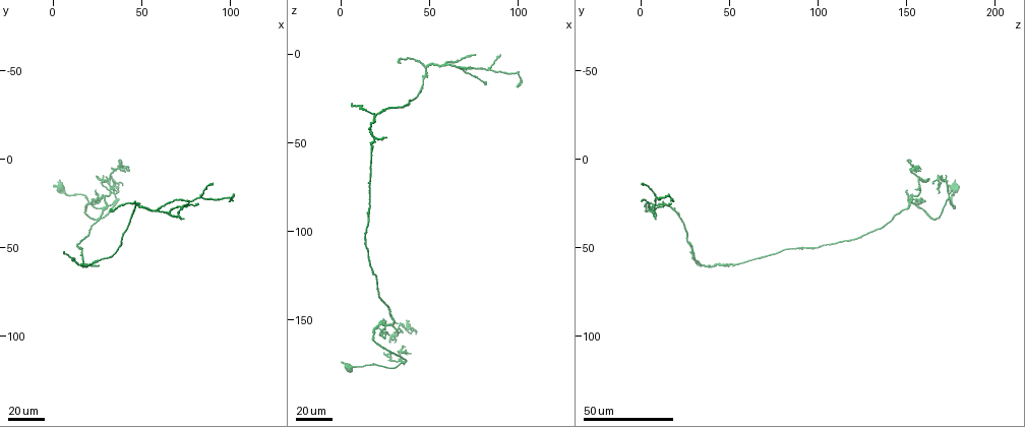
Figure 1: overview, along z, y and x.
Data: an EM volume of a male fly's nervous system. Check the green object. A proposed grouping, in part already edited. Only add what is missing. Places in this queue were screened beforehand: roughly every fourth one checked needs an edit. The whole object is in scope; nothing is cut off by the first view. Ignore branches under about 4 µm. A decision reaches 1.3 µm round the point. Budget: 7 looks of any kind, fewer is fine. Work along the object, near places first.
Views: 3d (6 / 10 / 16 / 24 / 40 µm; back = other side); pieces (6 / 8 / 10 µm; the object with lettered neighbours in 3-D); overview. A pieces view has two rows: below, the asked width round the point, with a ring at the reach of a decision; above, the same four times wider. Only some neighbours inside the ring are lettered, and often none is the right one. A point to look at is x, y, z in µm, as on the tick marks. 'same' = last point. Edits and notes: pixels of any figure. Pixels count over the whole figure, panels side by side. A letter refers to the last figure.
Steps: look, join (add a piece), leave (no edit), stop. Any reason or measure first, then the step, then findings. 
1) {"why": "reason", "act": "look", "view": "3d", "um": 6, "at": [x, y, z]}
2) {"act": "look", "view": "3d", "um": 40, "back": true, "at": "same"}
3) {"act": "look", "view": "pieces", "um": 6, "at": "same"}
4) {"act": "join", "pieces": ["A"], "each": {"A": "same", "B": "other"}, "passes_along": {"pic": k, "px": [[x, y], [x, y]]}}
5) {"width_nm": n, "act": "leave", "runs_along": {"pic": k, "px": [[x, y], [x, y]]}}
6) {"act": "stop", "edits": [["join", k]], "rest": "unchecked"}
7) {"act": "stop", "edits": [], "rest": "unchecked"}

{"why": "long arm stops here", "act": "look", "view": "3d", "um": 24, "at": [99, 25, 19]}

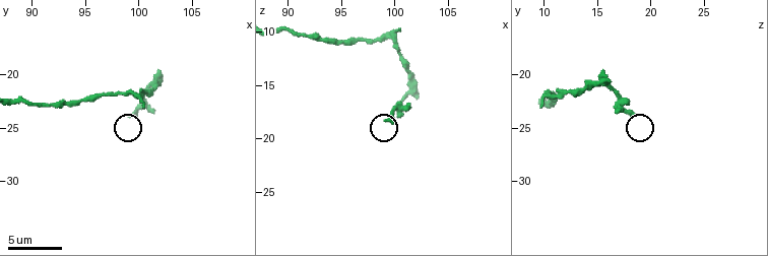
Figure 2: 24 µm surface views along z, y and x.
{"act": "look", "view": "pieces", "um": 10, "at": [99.2, 23.8, 18.4]}

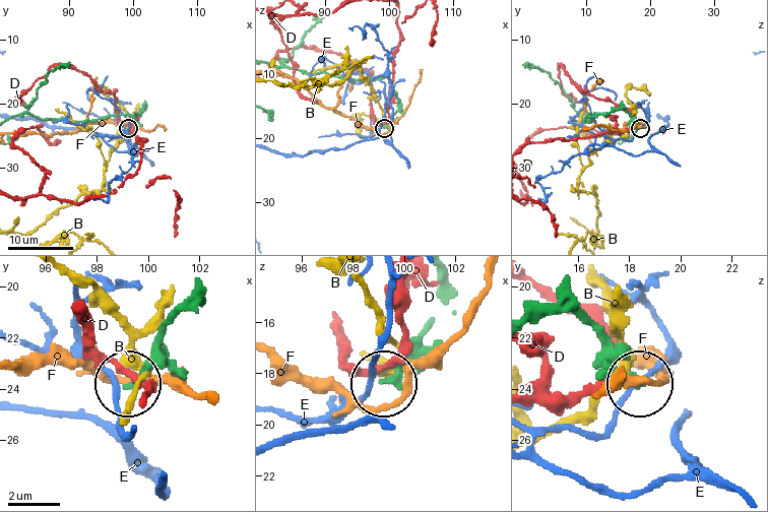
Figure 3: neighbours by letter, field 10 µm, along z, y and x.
{"act": "leave", "each": {"B": "other", "D": "other", "E": "other", "F": "other"}, "runs_along": {"pic": 3, "px": [[430, 328], [386, 379]]}, "found": "none of them fits"}

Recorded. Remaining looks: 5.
{"why": "an open end", "act": "look", "view": "3d", "um": 24, "at": [73, 34, 8]}

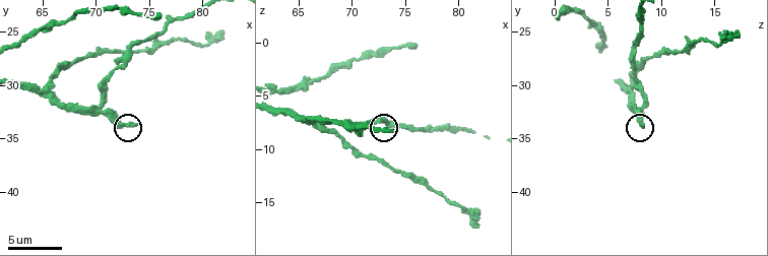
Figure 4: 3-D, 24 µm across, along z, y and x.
{"act": "look", "view": "pieces", "um": 6, "at": [73.6, 33.6, 8.4]}

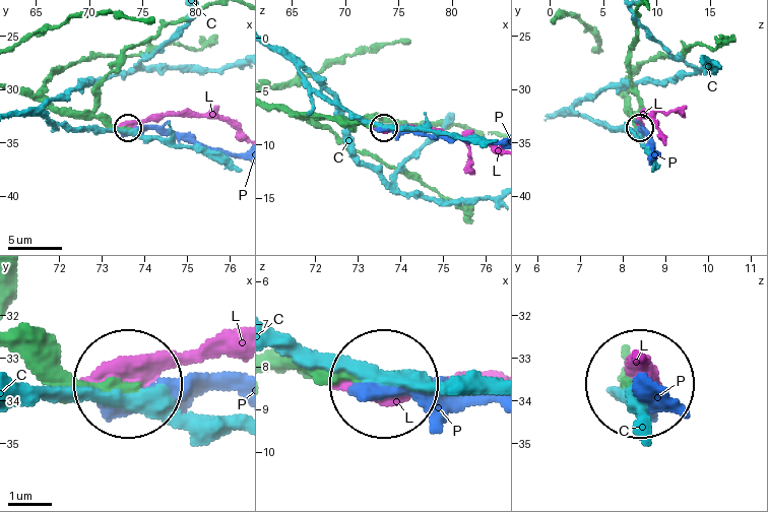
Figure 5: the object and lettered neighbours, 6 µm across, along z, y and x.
{"act": "leave", "each": {"C": "other", "L": "other", "P": "other"}, "runs_along": {"pic": 5, "px": [[274, 359], [380, 380]]}, "found": "none of them fits"}

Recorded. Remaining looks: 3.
{"act": "look", "view": "3d", "um": 40, "at": [28, 10, 171]}

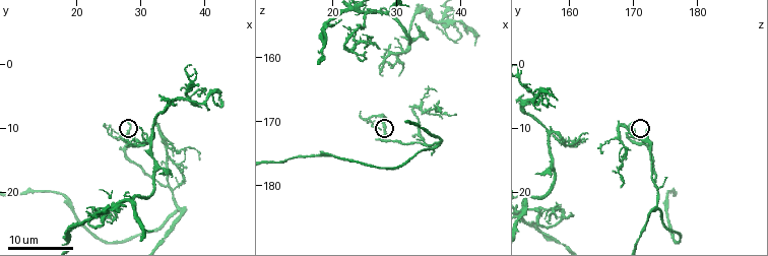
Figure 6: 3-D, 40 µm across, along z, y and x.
{"why": "what lies round it", "act": "look", "view": "pieces", "um": 6, "at": [28.0, 9.5, 170.0]}

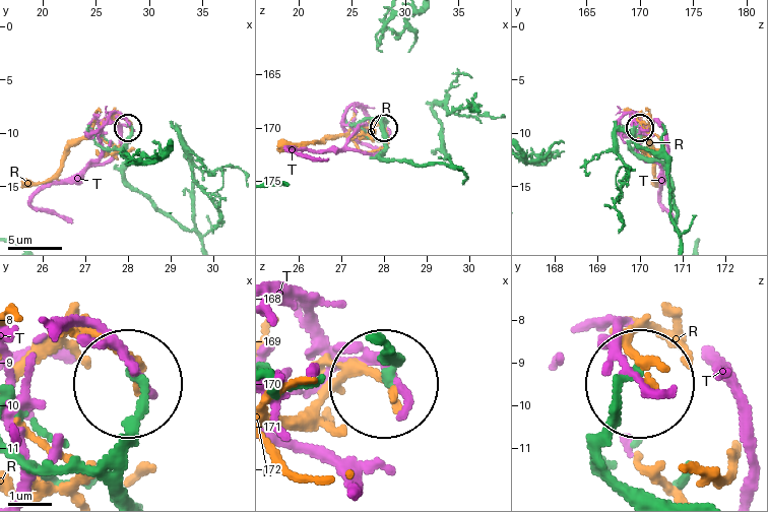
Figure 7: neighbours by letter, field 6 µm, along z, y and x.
{"act": "leave", "each": {"R": "other", "T": "other"}, "runs_along": {"pic": 7, "px": [[623, 486], [600, 442], [616, 398], [641, 377]]}, "found": "no lettered piece goes on from it"}

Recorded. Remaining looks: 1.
{"act": "stop", "edits": [], "rest": "unchecked"}

